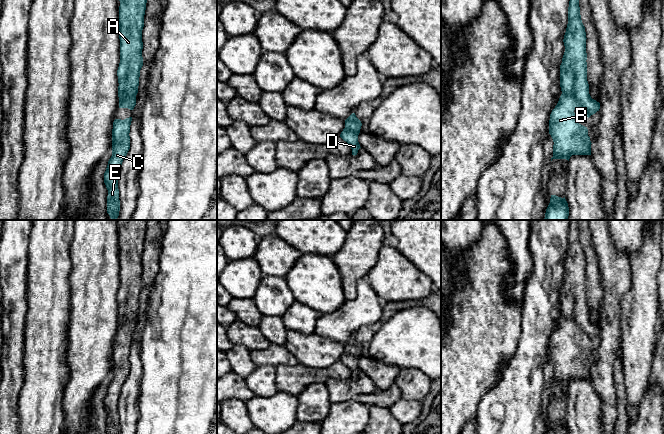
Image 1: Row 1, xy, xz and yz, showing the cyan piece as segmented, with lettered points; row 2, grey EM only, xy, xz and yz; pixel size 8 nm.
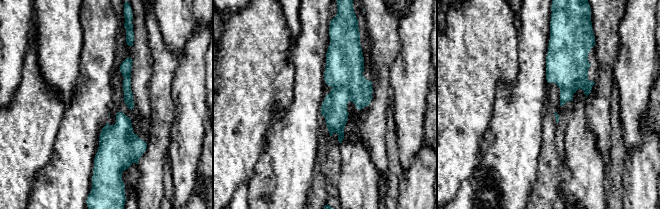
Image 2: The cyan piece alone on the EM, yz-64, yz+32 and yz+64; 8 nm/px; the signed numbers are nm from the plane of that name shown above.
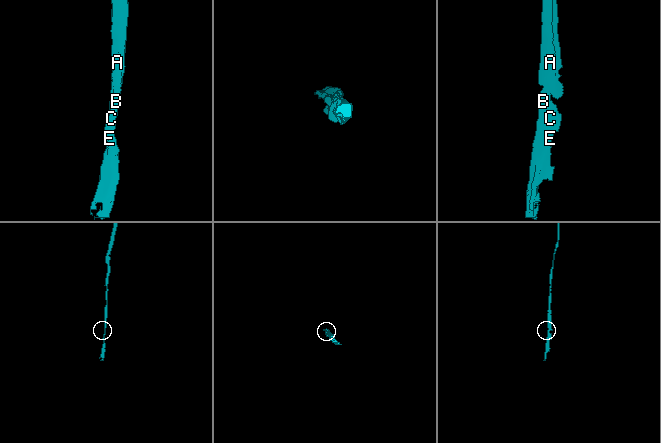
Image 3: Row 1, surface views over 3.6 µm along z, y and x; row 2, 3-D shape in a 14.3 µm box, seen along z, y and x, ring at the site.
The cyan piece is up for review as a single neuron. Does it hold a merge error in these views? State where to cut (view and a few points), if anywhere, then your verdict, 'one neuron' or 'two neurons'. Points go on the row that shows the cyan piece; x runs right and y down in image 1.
cut none; one neuron

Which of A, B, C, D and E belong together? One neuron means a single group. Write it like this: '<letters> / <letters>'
A B C D E

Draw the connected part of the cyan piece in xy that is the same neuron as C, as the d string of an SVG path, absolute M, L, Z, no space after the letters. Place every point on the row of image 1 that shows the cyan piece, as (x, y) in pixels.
M132 117L115 119L112 129L112 156L104 173L104 183L108 190L107 213L111 220L117 220L120 211L118 177L122 162L130 149L130 125Z

